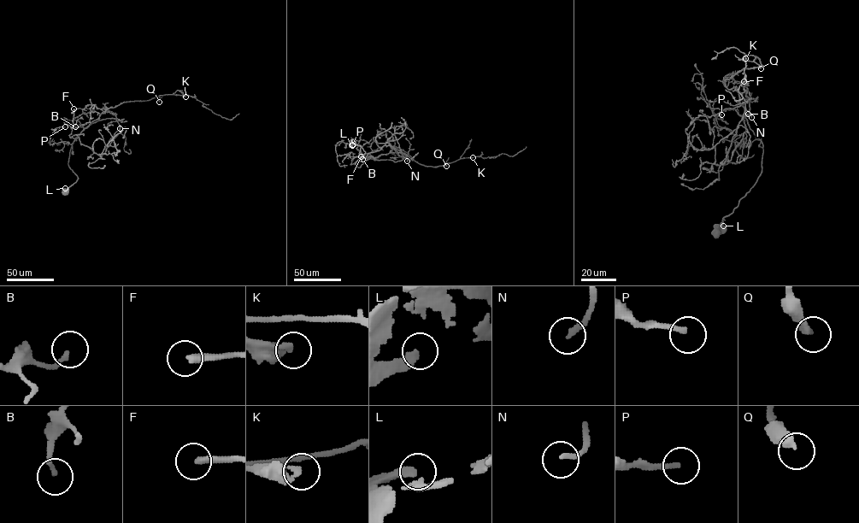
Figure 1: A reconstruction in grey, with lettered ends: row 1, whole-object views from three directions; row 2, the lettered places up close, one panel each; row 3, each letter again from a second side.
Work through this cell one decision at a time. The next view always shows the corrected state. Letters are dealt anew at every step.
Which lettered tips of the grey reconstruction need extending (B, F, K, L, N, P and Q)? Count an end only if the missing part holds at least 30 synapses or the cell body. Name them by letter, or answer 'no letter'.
K, P, Q

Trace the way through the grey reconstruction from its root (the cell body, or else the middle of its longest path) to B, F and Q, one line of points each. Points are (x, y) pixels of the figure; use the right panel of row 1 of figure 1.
B: (716, 232), (722, 220), (738, 206), (761, 171), (761, 142), (750, 128), (745, 116), (738, 114), (748, 114)
F: (716, 232), (761, 171), (761, 142), (744, 117), (738, 91), (723, 79), (731, 73), (744, 81)
Q: (716, 232), (756, 180), (762, 153), (738, 91), (725, 80), (761, 67), (756, 56), (761, 68)

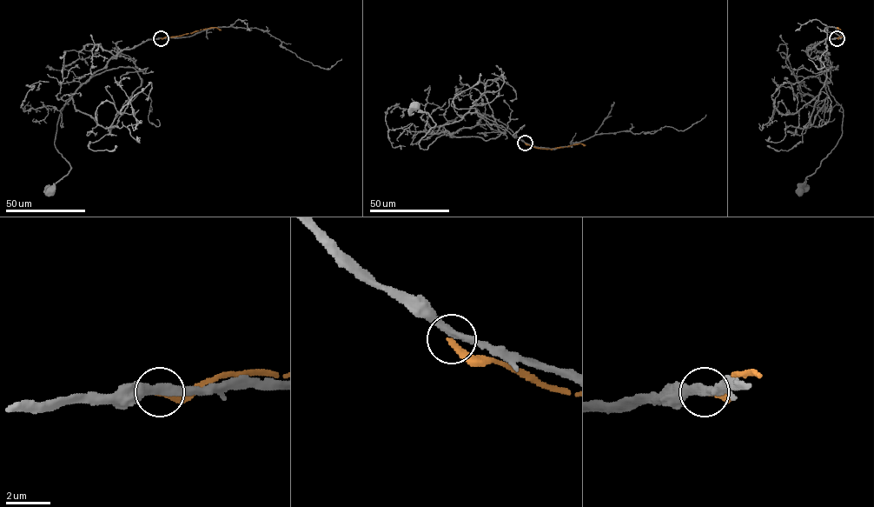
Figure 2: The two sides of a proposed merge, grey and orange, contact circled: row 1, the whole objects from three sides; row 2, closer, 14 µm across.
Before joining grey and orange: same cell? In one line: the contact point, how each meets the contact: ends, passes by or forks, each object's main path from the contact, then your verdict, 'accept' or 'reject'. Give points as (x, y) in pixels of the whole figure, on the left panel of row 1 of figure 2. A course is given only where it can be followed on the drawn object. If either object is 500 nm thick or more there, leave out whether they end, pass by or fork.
place (161, 38); grey passes by; orange ends; course grey (160, 38), (147, 39), (121, 51), (81, 84), (63, 104), (55, 145), (70, 170), (49, 190); course orange (161, 38), (210, 27), (221, 30); reject

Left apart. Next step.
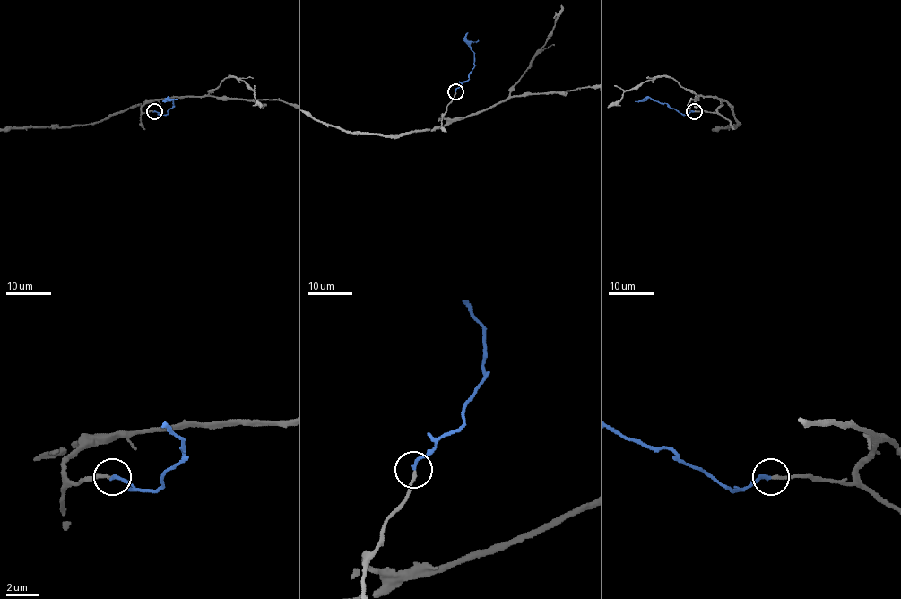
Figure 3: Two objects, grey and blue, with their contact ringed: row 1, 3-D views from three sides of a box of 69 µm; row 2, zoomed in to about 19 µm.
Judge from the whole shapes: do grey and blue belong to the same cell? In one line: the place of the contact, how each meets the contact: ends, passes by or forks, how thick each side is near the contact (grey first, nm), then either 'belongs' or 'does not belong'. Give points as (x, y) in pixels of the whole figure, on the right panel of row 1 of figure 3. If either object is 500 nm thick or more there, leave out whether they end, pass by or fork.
(694, 111) | grey ends | blue ends | 200/200 nm | belongs

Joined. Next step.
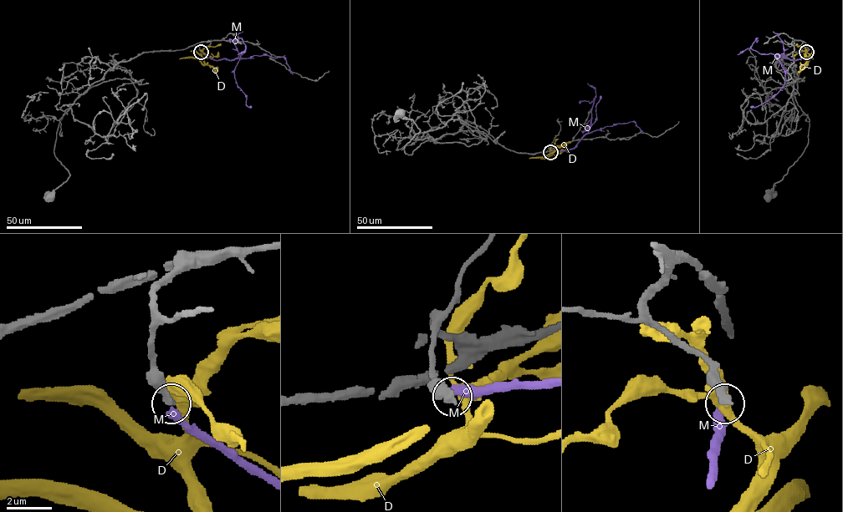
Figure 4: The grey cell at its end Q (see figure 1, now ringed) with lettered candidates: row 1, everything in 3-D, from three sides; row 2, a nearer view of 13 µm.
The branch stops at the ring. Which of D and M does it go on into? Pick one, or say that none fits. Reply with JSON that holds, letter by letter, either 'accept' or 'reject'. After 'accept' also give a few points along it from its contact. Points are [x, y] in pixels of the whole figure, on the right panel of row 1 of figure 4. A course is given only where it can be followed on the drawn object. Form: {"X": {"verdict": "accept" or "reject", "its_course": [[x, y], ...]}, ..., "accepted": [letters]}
{"D": {"verdict": "reject"}, "M": {"verdict": "reject"}, "accepted": []}

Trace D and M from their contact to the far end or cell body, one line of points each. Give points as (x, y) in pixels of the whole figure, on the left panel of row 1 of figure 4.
D: (201, 51), (204, 64), (191, 58), (179, 58)
M: (201, 52), (214, 59), (233, 60), (240, 55), (234, 69), (234, 78), (247, 98), (246, 104), (251, 107)

